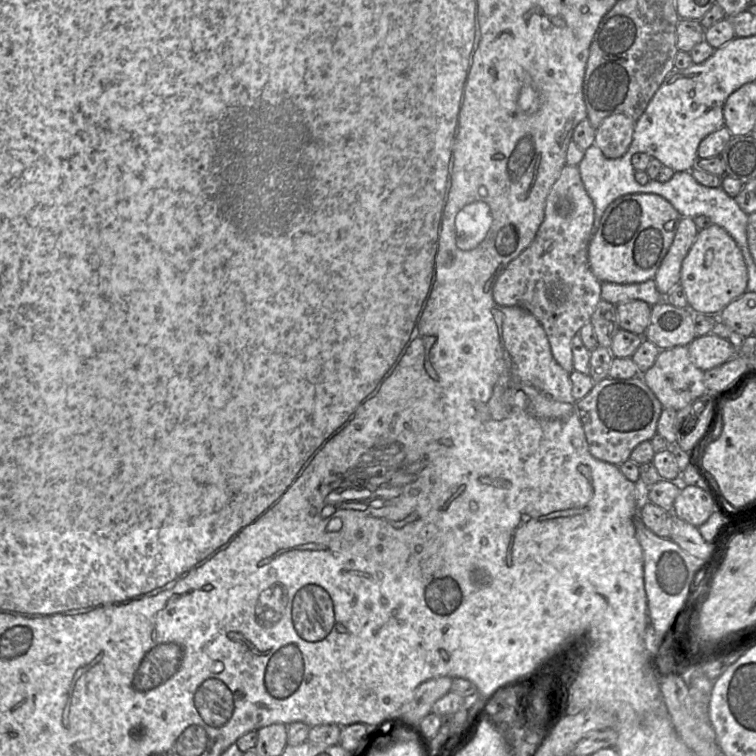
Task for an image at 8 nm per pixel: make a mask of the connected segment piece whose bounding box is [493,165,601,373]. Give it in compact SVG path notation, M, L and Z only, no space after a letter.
M566 165L547 196L544 219L533 242L506 266L493 285L497 304L521 307L537 319L554 359L568 373L574 370L572 339L590 322L601 300L601 282L593 274L588 259L594 216L595 207L579 168Z

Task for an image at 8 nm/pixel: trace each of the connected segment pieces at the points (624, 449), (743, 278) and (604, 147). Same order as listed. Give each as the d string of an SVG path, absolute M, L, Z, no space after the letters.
M642 375L630 379L606 377L594 383L590 392L577 401L577 407L591 455L617 466L629 459L638 444L650 441L657 433L657 423L663 410Z
M713 223L699 231L680 271L680 284L686 293L688 308L693 313L719 315L729 303L747 291L747 283L747 266L733 237Z
M625 114L606 117L596 129L594 144L609 159L622 157L632 142L635 123Z

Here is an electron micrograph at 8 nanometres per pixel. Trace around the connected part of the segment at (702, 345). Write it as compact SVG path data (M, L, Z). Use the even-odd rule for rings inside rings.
M713 333L697 336L687 347L691 361L702 371L717 367L738 354L738 340Z

